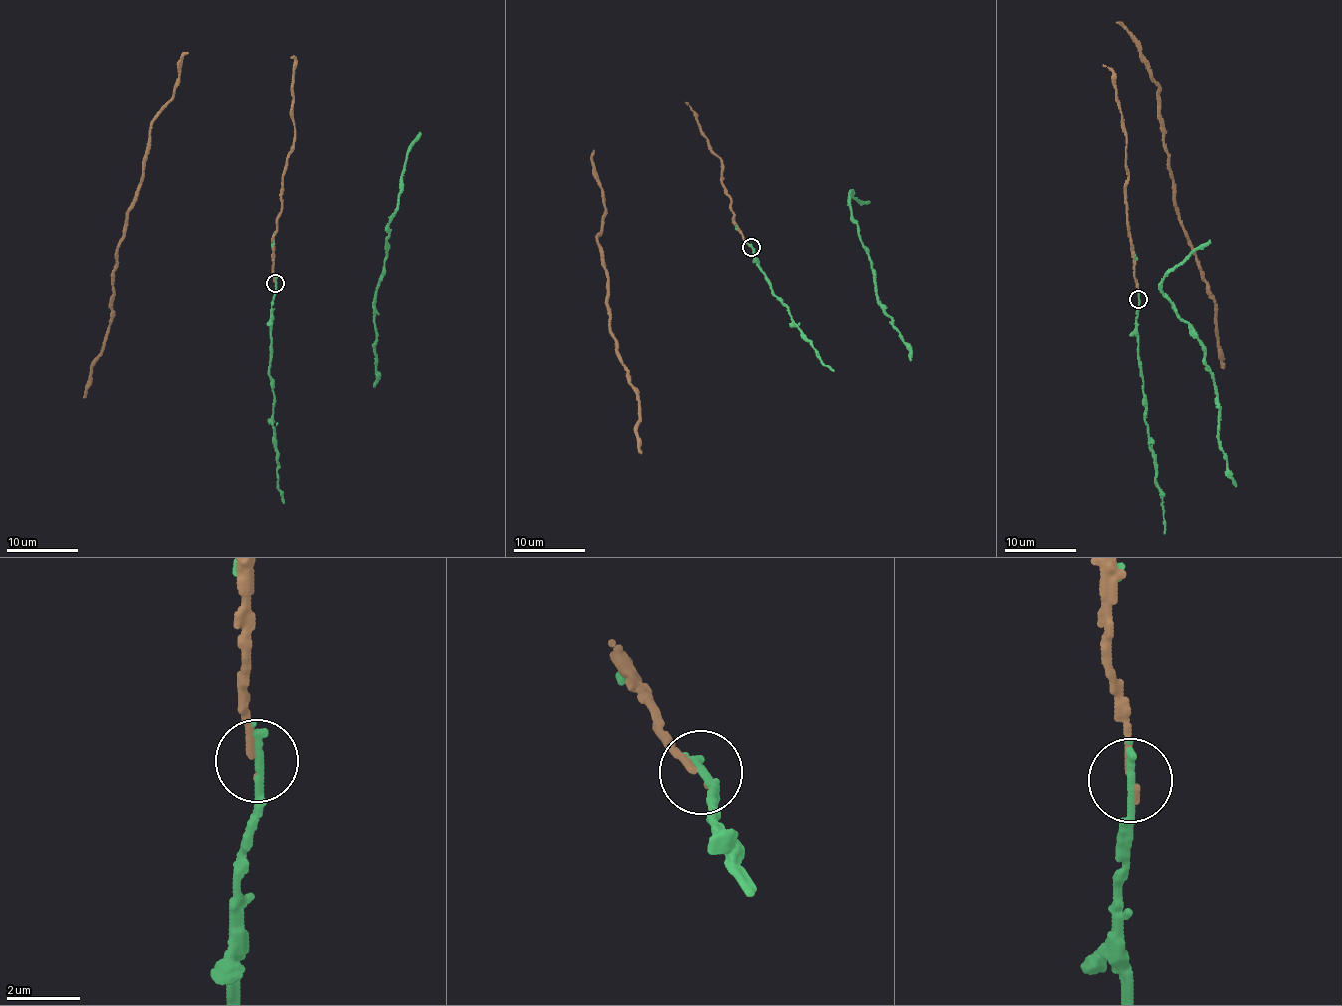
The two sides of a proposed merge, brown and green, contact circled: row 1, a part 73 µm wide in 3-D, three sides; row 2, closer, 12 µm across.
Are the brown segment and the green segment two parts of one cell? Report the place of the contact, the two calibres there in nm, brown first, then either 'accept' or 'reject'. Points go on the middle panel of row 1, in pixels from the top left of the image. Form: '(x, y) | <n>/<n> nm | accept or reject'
(751, 247) | 240/280 nm | accept

